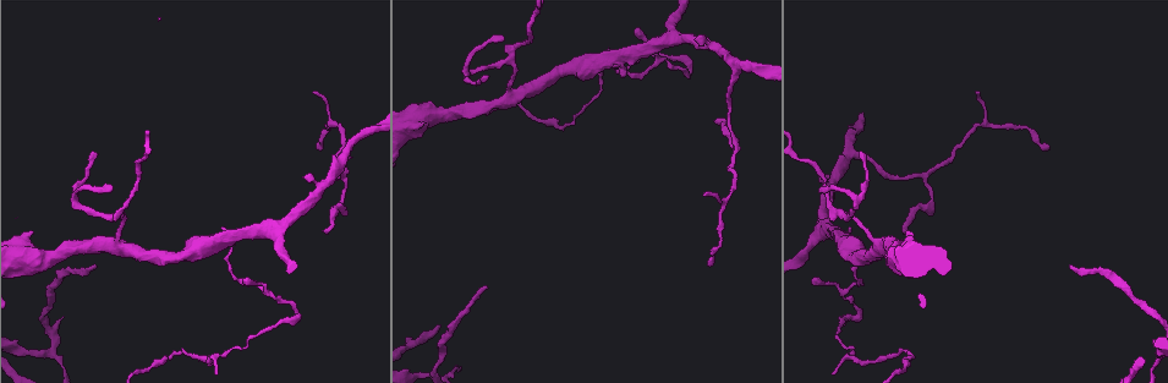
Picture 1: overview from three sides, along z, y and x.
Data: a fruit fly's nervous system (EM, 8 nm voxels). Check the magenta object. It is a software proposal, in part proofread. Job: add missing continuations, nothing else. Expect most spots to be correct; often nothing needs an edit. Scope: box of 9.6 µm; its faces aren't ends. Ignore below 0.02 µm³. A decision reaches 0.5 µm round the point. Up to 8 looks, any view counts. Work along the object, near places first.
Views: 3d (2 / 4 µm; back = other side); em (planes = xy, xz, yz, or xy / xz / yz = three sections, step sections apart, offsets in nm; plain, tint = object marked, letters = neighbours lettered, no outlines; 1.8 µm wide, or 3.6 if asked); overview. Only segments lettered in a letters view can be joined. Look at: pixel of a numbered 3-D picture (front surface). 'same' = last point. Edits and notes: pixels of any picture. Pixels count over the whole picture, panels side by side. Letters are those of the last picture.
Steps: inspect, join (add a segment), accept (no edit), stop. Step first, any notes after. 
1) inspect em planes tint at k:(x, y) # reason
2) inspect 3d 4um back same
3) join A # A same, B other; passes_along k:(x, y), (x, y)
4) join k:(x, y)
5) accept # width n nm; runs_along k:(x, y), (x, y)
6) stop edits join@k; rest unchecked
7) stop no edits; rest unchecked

inspect em xz step 4 tint at 1:(301, 318) # abrupt turn

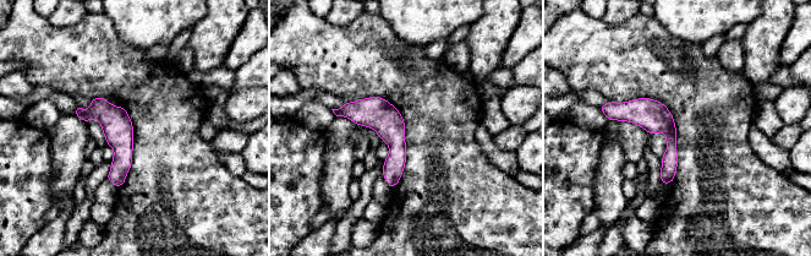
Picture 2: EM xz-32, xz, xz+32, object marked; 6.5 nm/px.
inspect em xz step 4 letters same

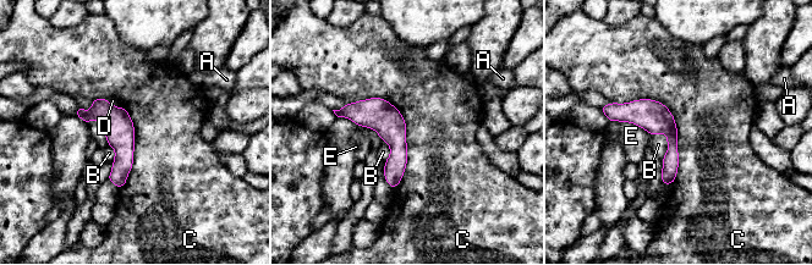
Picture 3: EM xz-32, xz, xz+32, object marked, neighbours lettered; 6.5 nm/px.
accept # width 180 nm; A other, B other, C other, D other, E other; border 3:(613, 101), (671, 114), (673, 183); no lettered segment goes on from it

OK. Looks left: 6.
inspect em planes plain at 1:(715, 122) # an open end

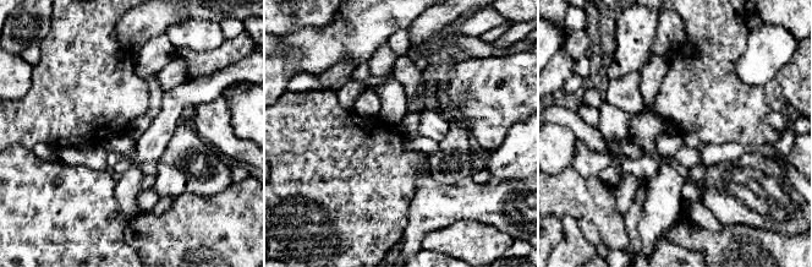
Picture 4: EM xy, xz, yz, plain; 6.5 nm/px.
inspect em planes letters same # see the neighbours

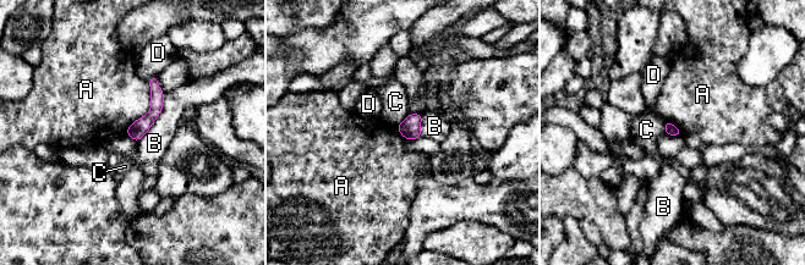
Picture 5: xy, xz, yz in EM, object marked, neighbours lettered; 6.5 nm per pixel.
accept # A other, B other, C other, D other; runs_along 5:(154, 81), (155, 110), (136, 137); no lettered segment goes on from it

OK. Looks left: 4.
inspect em planes letters at 1:(117, 216) # three-way junction

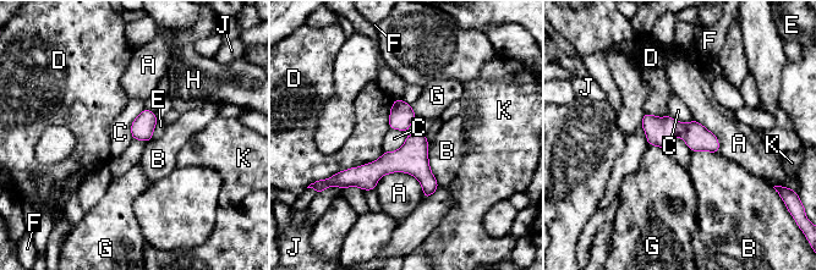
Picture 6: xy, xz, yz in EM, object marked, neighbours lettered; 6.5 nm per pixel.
accept # A other, B other, C other, D other, E other, F other, G other, H other, J other, K other; runs_along 6:(344, 175), (414, 165), (434, 185); none of them fits

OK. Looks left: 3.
inspect 3d 4um back at 1:(841, 238) # small branch off a trunk

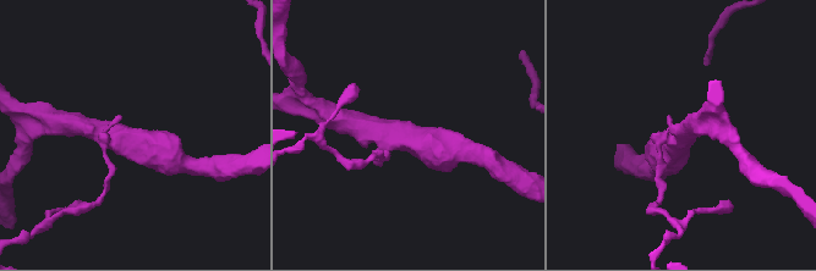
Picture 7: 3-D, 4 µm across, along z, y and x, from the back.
inspect em planes letters at 7:(676, 138) # arms 3; now the EM

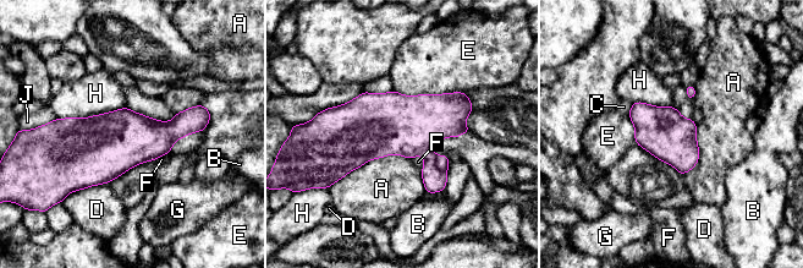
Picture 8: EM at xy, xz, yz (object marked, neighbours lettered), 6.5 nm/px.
accept # A other, B other, C other, D other, E other, F other, G other, H other, J other; no lettered segment goes on from it

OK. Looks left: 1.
stop no edits; rest unchecked

